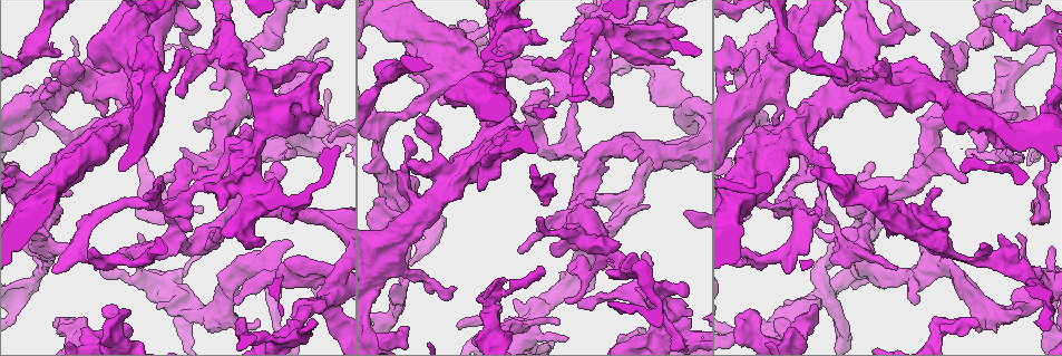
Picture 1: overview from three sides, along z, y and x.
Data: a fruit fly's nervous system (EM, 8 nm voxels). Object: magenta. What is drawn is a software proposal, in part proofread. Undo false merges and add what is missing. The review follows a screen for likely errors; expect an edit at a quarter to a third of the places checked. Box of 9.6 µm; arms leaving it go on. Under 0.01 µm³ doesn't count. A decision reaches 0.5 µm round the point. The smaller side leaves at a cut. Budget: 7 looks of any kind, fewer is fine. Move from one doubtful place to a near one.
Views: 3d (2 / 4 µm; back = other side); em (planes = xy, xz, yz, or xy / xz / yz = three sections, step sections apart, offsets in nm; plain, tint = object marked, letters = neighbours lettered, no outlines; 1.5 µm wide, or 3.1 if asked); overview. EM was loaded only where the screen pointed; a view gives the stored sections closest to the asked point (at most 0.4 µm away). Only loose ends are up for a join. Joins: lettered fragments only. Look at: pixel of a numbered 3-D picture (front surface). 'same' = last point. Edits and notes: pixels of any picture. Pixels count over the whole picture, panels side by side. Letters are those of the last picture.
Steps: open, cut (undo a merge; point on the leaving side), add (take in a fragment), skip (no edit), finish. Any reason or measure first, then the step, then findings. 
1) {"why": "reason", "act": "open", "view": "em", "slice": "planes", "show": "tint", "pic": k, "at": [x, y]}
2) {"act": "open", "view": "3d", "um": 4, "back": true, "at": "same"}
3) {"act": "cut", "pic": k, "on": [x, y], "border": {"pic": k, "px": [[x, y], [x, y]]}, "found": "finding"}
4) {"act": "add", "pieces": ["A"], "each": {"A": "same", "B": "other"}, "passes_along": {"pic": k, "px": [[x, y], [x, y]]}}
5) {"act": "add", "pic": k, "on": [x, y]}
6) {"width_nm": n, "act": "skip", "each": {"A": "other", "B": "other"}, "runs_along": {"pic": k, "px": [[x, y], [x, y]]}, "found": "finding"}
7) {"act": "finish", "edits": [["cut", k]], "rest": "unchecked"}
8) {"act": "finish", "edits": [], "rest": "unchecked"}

{"why": "free end", "act": "open", "view": "em", "slice": "planes", "show": "letters", "pic": 1, "at": [684, 321]}

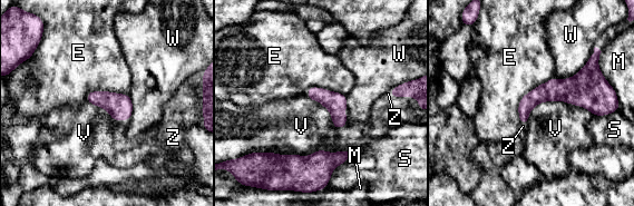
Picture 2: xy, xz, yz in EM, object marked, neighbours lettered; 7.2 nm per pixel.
{"act": "add", "pieces": ["Z"], "each": {"E": "other", "M": "other", "S": "other", "V": "other", "W": "other", "Z": "same"}, "found": "the neuron continues"}

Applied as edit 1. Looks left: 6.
{"why": "sudden change in width", "act": "open", "view": "3d", "um": 2, "pic": 1, "at": [209, 119]}

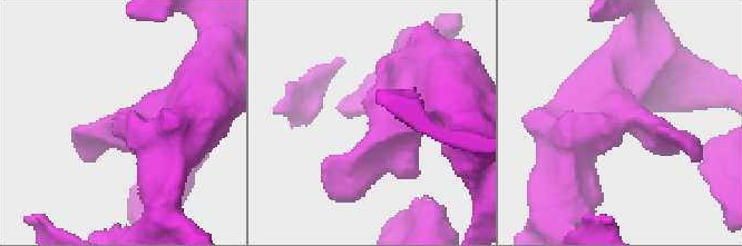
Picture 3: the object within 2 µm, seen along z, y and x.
{"act": "open", "view": "em", "slice": "xz", "step": 8, "show": "letters", "pic": 3, "at": [124, 118]}

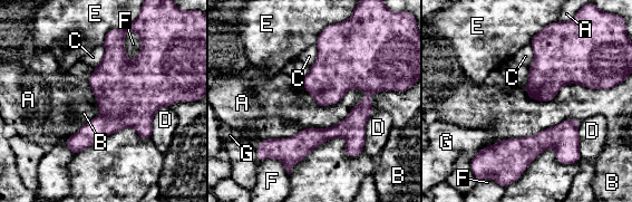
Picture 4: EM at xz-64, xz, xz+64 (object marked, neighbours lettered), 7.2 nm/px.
{"width_nm": 260, "act": "skip", "each": {"A": "other", "B": "other", "C": "other", "D": "other", "E": "other", "F": "other", "G": "other"}, "border": {"pic": 4, "px": [[127, 30], [125, 54], [129, 61]]}, "found": "all the same neuron"}

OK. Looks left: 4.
{"why": "tapers out", "act": "open", "view": "em", "slice": "planes", "show": "tint", "pic": 1, "at": [565, 339]}

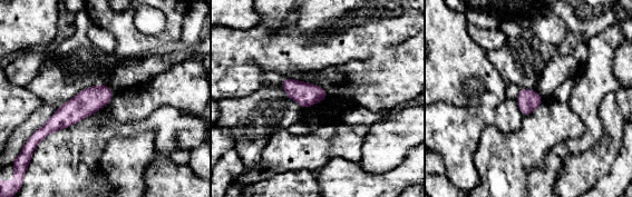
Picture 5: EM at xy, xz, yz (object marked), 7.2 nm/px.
{"why": "what lies round it", "act": "open", "view": "em", "slice": "planes", "show": "letters", "at": "same"}

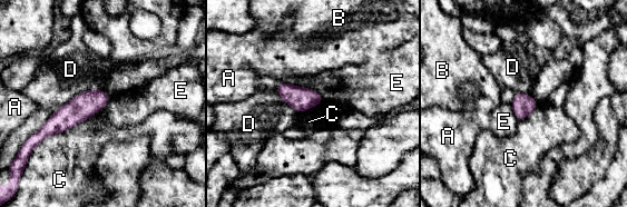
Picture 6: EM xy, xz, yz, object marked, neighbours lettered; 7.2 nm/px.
{"longest_contact_nm": ["C", 420], "act": "skip", "each": {"A": "other", "B": "other", "C": "other", "D": "other", "E": "other"}, "runs_along": {"pic": 6, "px": [[105, 97], [88, 102], [42, 134]]}, "found": "no lettered fragment goes on from it"}

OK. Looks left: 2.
{"act": "finish", "edits": [["add", 2]], "rest": "unchecked"}

